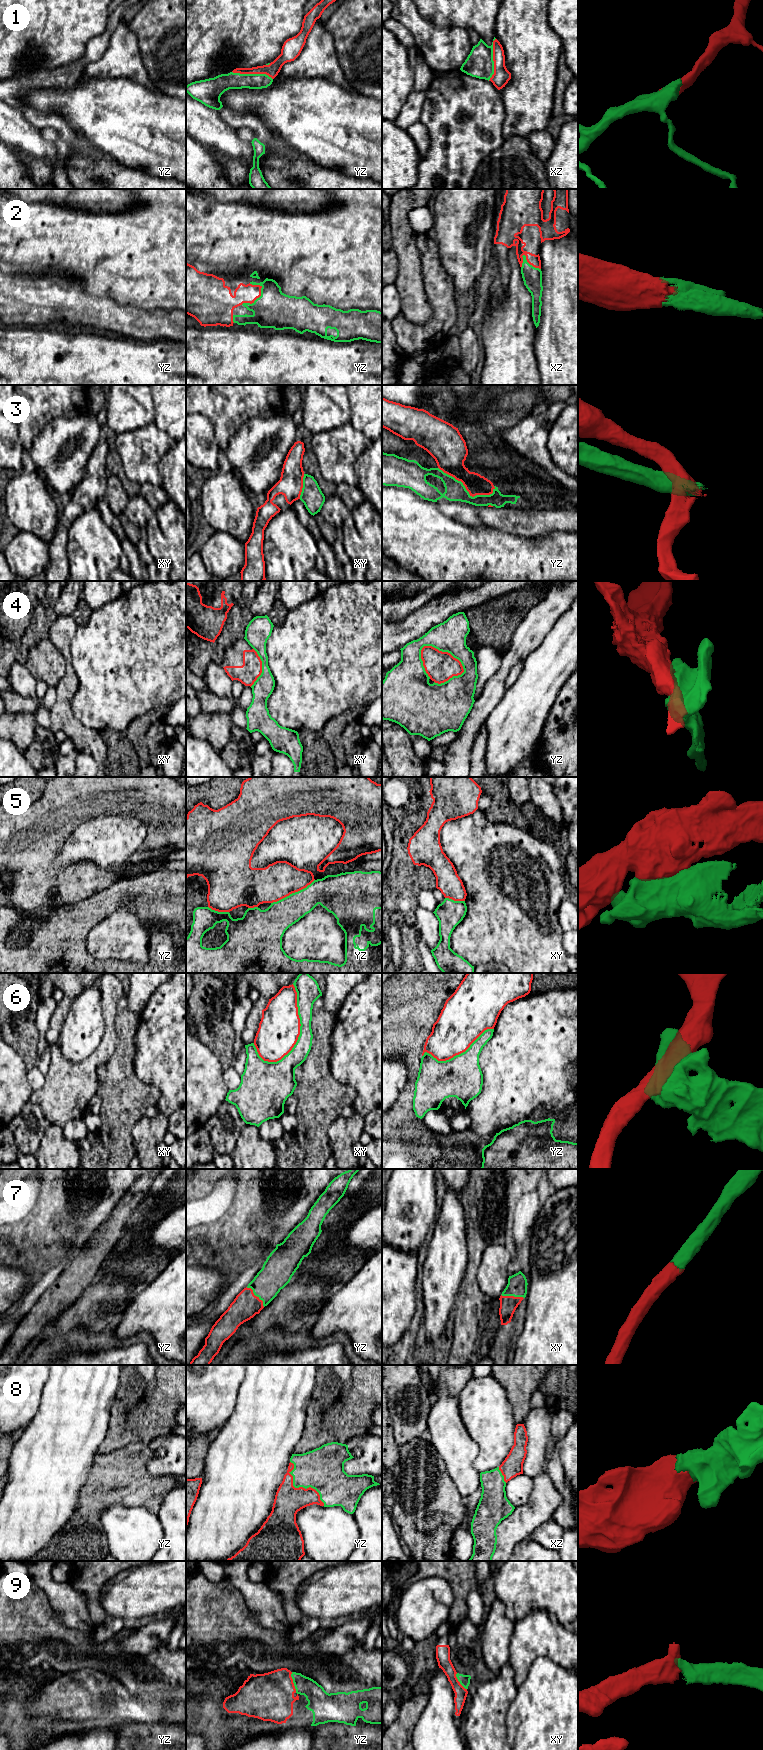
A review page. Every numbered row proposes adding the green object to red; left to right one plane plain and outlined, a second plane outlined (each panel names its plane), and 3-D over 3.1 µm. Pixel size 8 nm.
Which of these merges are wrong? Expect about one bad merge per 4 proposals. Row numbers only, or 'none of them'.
3, 4, 5, 6

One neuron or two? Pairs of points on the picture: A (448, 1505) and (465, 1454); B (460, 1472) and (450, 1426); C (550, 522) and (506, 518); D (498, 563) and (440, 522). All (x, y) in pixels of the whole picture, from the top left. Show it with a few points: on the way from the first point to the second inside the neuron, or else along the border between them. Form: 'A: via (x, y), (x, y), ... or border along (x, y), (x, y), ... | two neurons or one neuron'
A: border along (444, 1463), (456, 1489), (463, 1496) | two neurons
B: via (459, 1461), (459, 1452), (450, 1437) | one neuron
C: via (539, 518), (517, 518) | one neuron
D: via (484, 553), (471, 553), (454, 536) | one neuron

